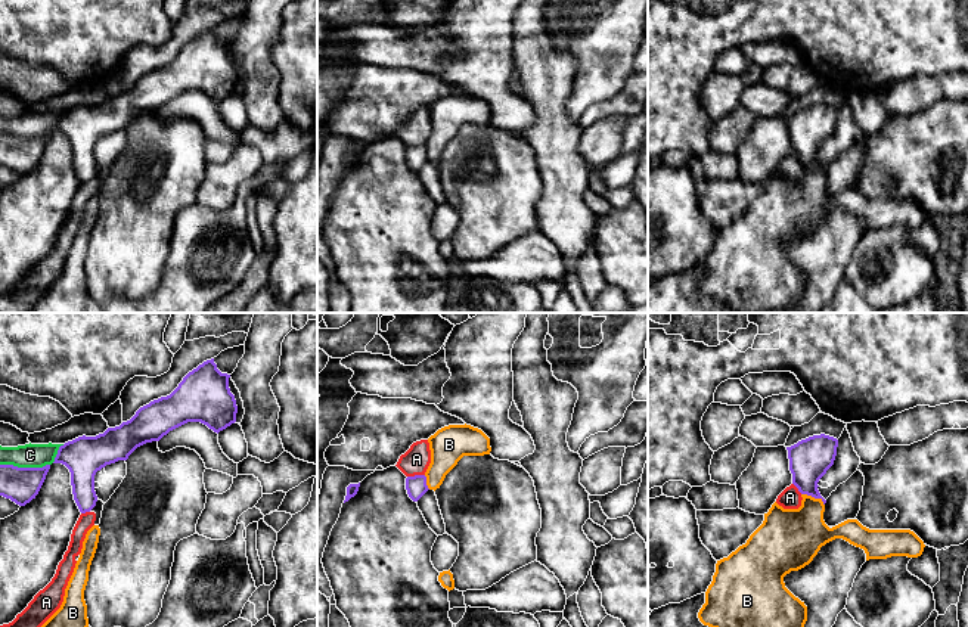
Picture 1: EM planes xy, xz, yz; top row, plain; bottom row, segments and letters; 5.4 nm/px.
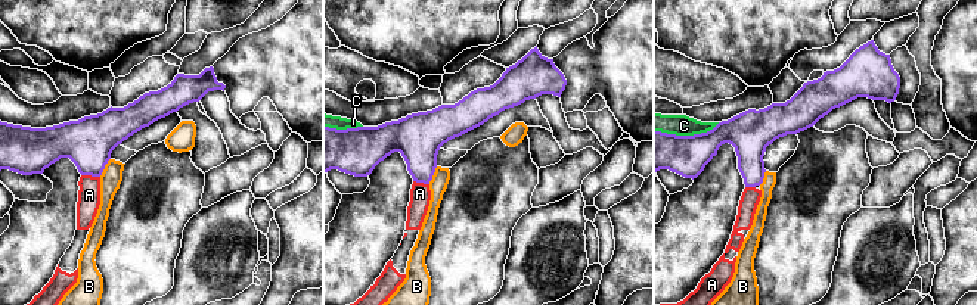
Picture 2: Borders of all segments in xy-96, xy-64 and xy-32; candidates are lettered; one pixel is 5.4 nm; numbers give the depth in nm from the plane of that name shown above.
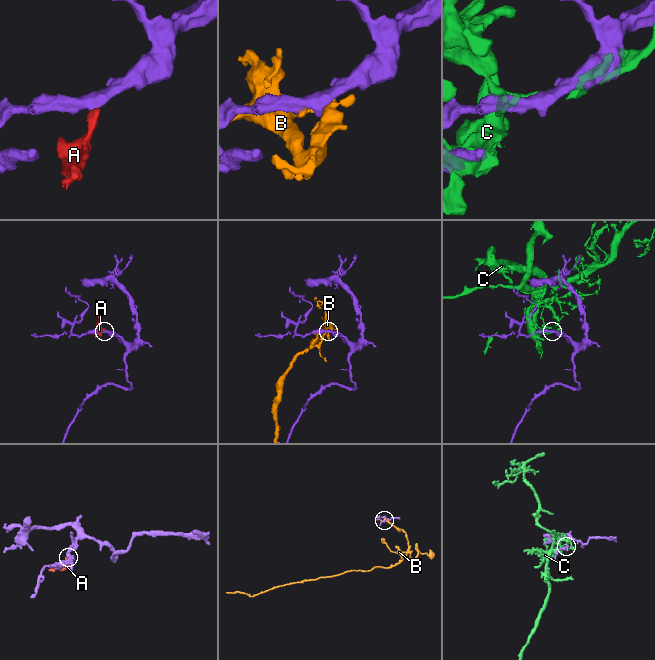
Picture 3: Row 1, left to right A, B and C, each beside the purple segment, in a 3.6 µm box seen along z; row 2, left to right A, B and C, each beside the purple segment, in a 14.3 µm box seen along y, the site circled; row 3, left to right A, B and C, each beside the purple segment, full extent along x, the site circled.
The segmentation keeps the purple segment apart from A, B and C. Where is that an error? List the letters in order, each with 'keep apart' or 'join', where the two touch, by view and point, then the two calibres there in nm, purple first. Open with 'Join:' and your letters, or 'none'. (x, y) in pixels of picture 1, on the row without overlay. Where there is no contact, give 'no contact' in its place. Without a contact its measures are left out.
Join: none
A: keep apart; meets purple in xz at (415, 145); 110 nm thick on the purple side, 150 nm on the other
B: keep apart; meets purple in yz at (813, 165); 220 nm thick on the purple side, 300 nm on the other
C: keep apart; meets purple in xy at (25, 137); 190 nm thick on the purple side, 130 nm on the other

